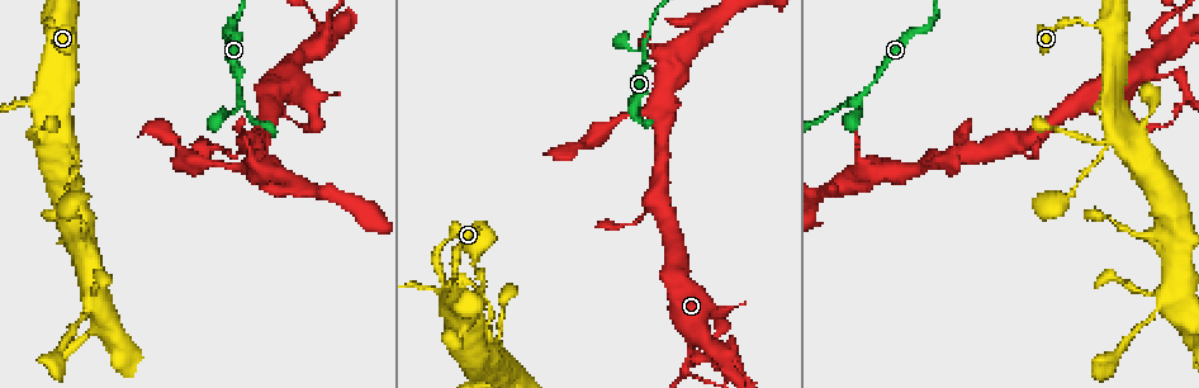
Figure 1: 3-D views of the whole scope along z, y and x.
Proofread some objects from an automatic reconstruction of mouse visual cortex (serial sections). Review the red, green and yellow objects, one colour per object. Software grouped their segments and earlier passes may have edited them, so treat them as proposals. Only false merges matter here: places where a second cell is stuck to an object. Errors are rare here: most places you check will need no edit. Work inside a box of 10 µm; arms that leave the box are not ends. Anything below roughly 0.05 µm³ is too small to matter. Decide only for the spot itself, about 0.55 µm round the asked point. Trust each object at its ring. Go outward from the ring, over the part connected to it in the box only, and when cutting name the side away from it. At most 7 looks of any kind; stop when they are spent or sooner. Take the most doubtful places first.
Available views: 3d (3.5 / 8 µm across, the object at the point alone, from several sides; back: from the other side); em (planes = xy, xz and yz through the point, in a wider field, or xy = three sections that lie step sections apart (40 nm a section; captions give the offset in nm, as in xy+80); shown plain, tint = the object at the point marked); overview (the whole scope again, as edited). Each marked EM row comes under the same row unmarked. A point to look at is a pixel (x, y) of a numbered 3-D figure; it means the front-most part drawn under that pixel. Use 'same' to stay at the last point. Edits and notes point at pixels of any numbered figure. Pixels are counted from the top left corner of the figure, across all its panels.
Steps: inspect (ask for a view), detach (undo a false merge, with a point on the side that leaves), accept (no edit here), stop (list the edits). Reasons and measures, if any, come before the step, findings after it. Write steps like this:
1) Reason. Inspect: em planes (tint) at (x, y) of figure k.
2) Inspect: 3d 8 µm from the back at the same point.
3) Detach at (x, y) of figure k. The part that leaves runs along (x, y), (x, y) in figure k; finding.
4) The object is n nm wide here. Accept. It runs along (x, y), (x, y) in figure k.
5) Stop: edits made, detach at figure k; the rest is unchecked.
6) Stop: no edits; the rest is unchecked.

Three-way junction. Inspect: 3d 8 µm at (238, 102) of figure 1.

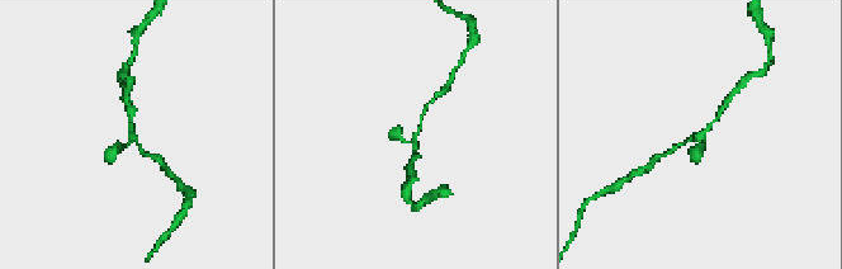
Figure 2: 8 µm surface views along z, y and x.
3 arms meet here; the arms are 150, 150, 300 nm wide; need the tissue. Inspect: em planes (tint) at the same point.

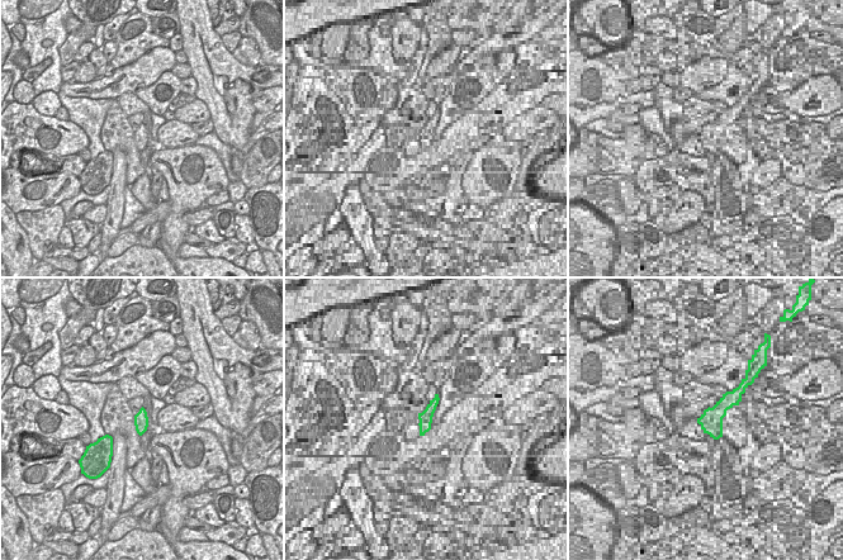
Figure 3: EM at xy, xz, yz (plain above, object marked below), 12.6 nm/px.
Accept. It runs along (724, 107), (700, 136), (705, 147), (698, 157) in figure 2; continuous, no second cell.

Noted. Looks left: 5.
Thin arm on a thick one. Inspect: 3d 8 µm at (1165, 234) of figure 1.

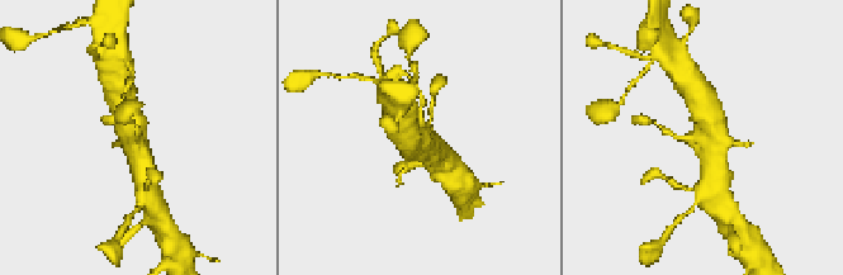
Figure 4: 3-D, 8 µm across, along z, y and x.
4 arms meet here; the arms are 150, 200, 700, 700 nm wide; need the tissue. Inspect: em xy step 2 (tint) at the same point.

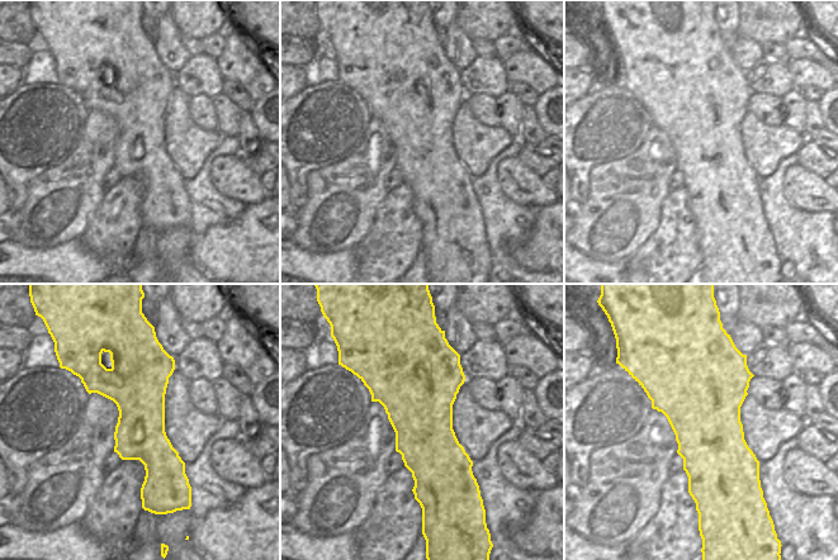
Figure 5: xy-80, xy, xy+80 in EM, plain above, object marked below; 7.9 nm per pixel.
The object is 550 nm wide here. Accept. It runs along (123, 102), (143, 171) in figure 4; one cell here.

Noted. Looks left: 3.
Inspect: 3d 8 µm at (691, 346) of figure 1.

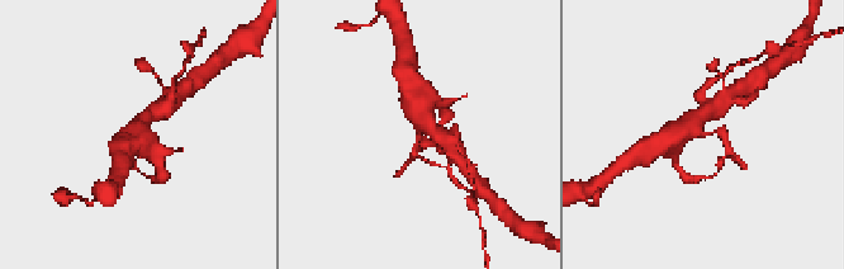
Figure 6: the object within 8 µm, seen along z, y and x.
Zoom in. Inspect: 3d 3.5 µm from the back at the same point.

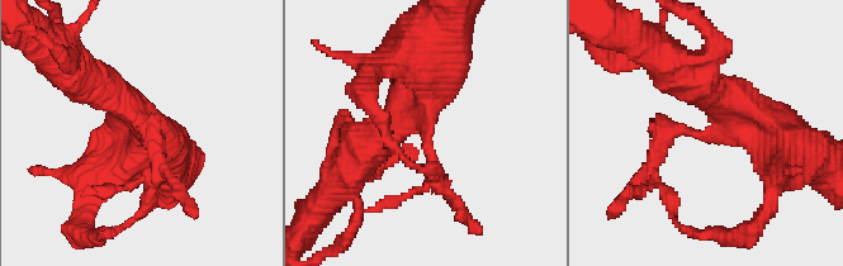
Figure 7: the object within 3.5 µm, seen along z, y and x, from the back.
The arms are 250, 600 nm wide; need the tissue. Inspect: em xy step 2 (tint) at (430, 134) of figure 7.

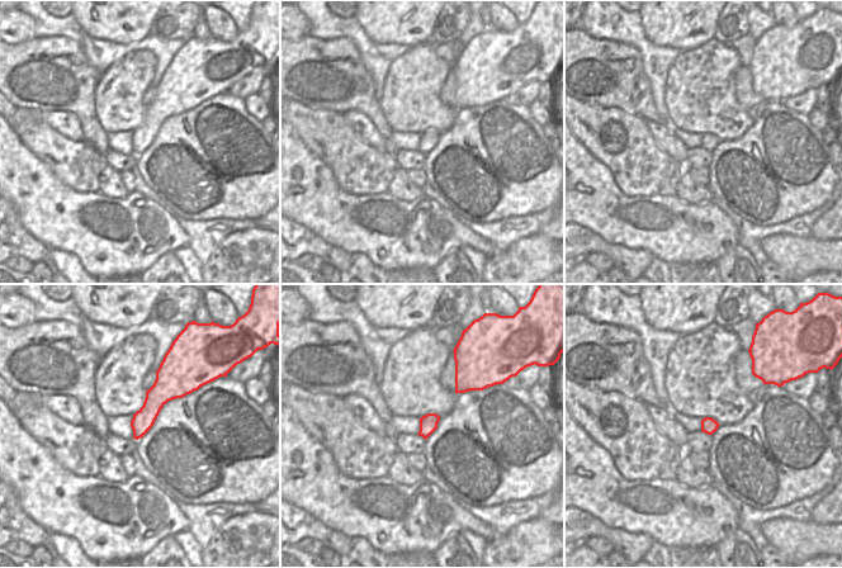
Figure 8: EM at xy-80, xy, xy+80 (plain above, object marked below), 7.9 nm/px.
Accept. It runs along (790, 151), (757, 128), (669, 128), (653, 167) in figure 7; one cell here.

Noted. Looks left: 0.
Stop: no edits; the rest is unchecked.

